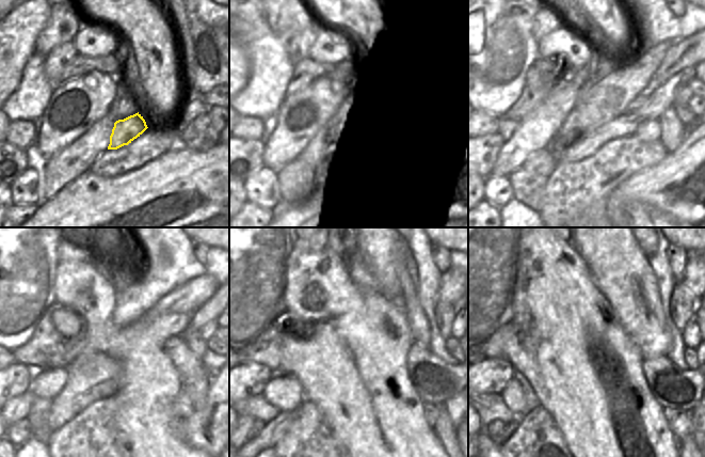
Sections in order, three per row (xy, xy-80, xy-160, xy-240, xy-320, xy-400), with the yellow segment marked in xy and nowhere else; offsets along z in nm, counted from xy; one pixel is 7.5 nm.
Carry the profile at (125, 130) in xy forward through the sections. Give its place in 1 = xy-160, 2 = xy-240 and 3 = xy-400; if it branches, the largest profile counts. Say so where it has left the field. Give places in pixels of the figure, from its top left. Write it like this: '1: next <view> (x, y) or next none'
1: next xy-160 (638, 103)
2: next xy-240 (189, 365)
3: next xy-400 (673, 388)

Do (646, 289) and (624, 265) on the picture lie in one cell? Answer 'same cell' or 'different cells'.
same cell

